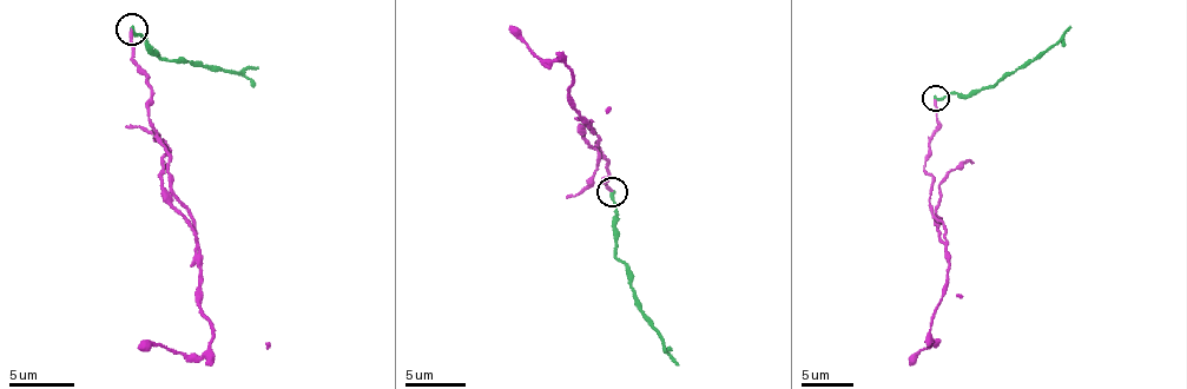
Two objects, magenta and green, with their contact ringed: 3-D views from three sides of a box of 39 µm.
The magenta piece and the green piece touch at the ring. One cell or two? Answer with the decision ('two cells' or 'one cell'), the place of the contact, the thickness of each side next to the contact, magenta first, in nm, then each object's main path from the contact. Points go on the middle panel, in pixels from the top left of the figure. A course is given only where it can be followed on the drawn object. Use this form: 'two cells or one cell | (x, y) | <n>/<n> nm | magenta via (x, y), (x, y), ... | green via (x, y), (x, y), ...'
two cells | (612, 192) | 170/220 nm | magenta via (613, 191), (602, 180), (607, 162), (599, 138), (568, 98), (569, 66), (545, 60), (509, 27) | green via (613, 191), (619, 261), (630, 276), (638, 311), (679, 366)

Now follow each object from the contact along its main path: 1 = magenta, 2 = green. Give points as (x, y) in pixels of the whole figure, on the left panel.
1: (132, 28), (169, 190), (195, 219), (199, 305), (212, 341), (190, 357), (151, 342), (138, 348)
2: (132, 28), (153, 55), (160, 55), (166, 61), (182, 61), (229, 73), (258, 66)

